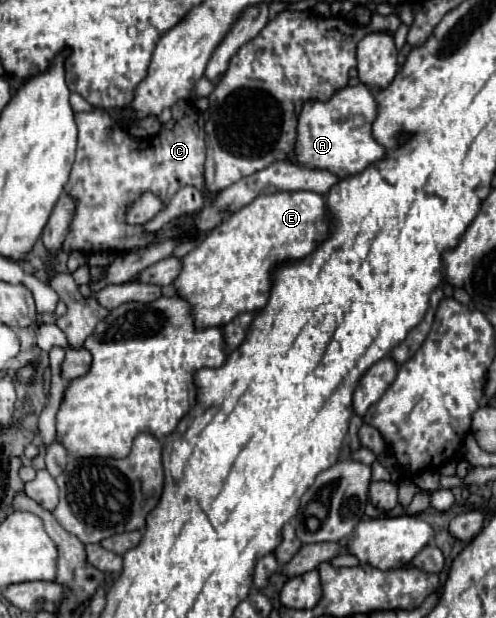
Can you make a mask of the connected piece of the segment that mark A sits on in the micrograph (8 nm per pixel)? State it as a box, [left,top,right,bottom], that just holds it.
[293,85,387,177]

